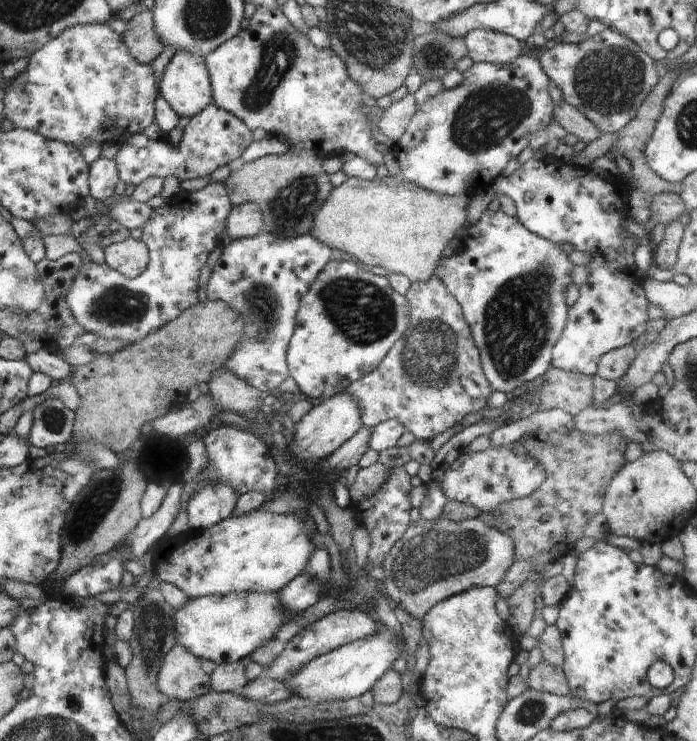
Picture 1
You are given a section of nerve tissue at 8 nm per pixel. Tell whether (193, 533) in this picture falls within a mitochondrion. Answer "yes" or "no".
no

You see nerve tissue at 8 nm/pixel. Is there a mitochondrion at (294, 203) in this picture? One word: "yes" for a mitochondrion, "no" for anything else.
yes

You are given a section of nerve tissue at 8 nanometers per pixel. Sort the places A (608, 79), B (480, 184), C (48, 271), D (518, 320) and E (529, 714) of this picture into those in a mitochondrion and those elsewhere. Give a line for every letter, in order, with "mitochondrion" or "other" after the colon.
A: mitochondrion
B: other
C: other
D: mitochondrion
E: mitochondrion

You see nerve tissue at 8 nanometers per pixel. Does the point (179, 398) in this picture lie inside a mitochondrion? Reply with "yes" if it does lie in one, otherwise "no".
no

